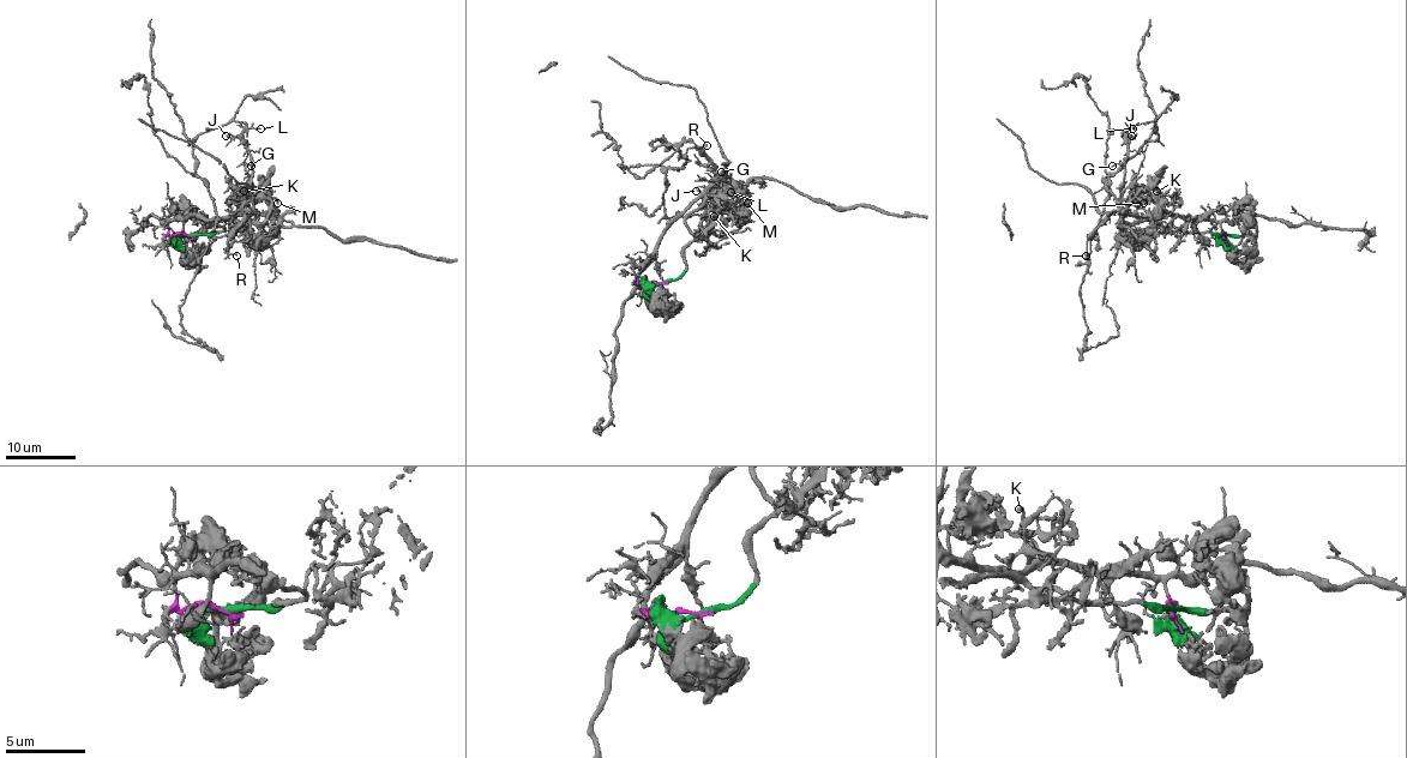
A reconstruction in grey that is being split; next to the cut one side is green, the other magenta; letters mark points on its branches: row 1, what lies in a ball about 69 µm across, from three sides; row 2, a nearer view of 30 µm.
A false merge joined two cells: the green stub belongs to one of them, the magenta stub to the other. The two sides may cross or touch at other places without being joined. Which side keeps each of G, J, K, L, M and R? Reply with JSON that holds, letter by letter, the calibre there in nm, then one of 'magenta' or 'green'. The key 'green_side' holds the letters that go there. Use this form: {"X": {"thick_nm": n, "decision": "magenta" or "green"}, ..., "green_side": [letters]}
{"G": {"thick_nm": 110, "decision": "magenta"}, "J": {"thick_nm": 170, "decision": "magenta"}, "K": {"thick_nm": 200, "decision": "green"}, "L": {"thick_nm": 160, "decision": "magenta"}, "M": {"thick_nm": 220, "decision": "green"}, "R": {"thick_nm": 160, "decision": "magenta"}, "green_side": ["K", "M"]}

